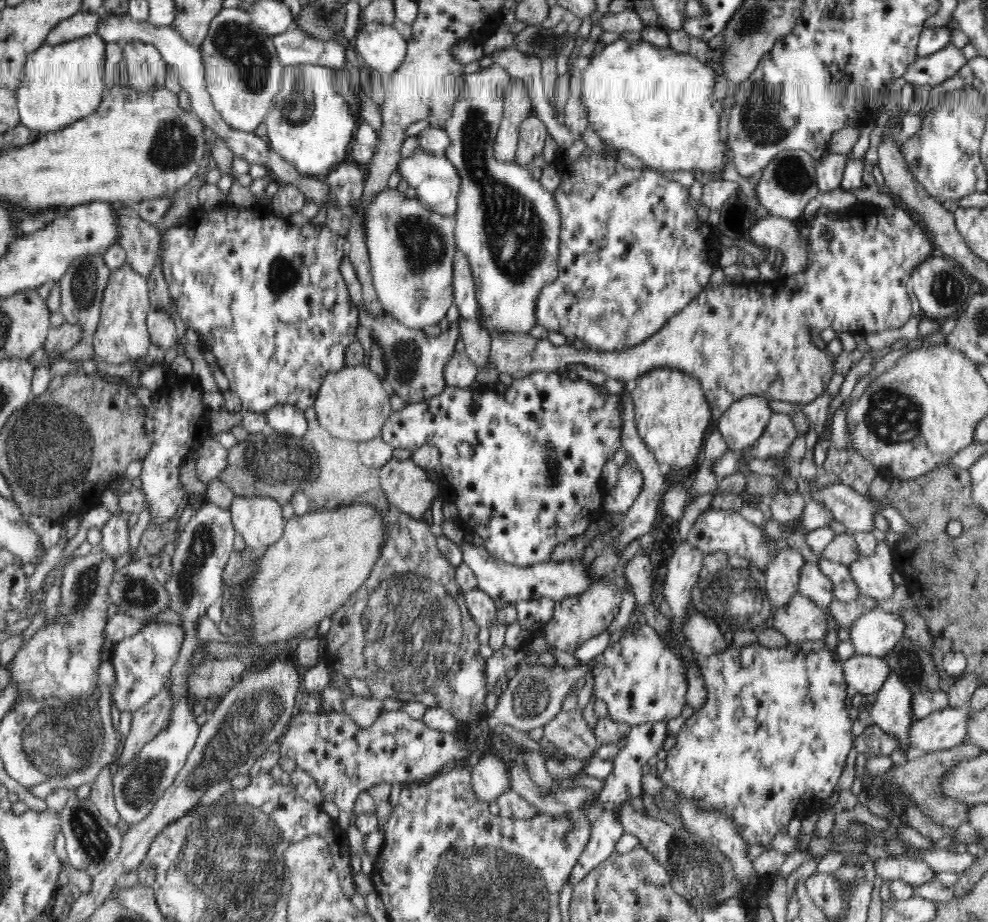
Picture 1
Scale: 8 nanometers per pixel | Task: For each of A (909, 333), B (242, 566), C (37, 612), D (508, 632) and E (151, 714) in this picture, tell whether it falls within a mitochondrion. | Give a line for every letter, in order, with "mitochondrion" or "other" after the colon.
A: other
B: mitochondrion
C: other
D: other
E: other

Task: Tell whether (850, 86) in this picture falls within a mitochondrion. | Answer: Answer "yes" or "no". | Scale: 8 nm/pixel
no

